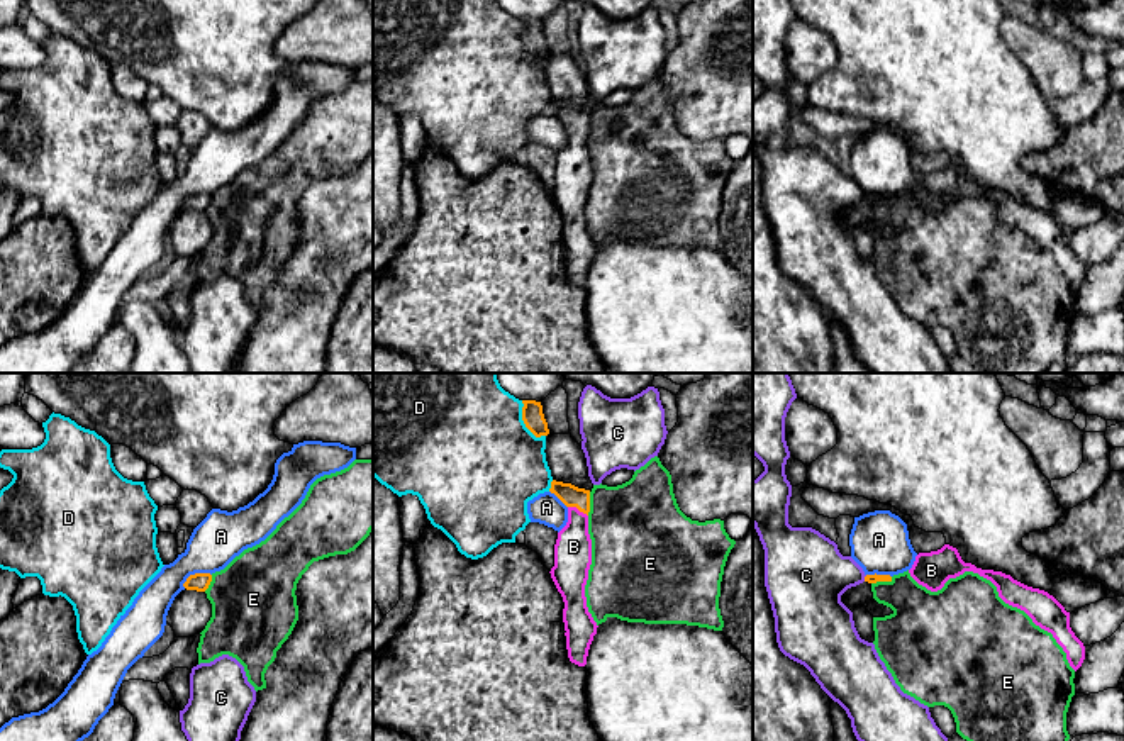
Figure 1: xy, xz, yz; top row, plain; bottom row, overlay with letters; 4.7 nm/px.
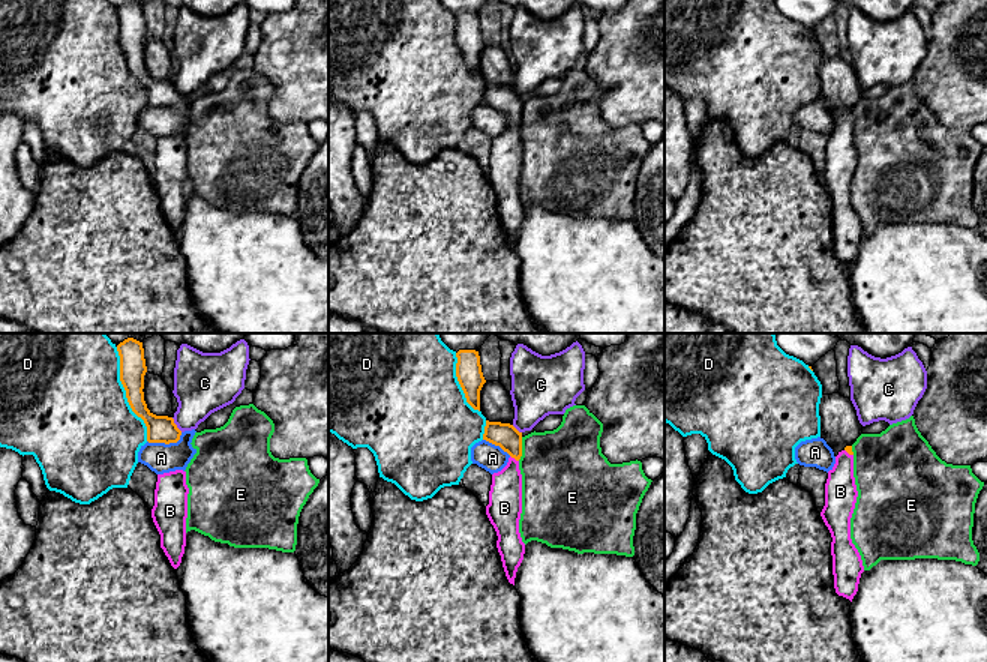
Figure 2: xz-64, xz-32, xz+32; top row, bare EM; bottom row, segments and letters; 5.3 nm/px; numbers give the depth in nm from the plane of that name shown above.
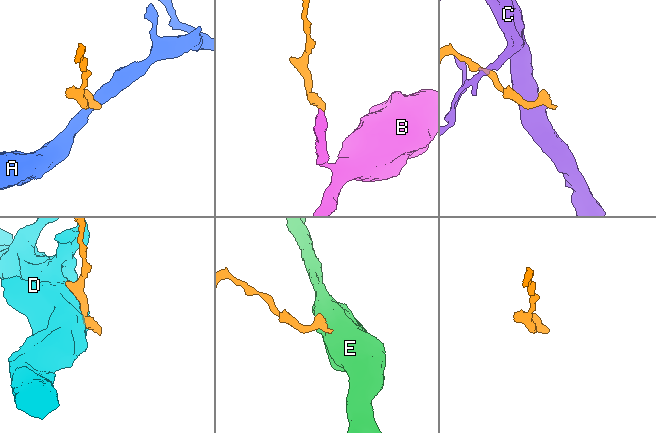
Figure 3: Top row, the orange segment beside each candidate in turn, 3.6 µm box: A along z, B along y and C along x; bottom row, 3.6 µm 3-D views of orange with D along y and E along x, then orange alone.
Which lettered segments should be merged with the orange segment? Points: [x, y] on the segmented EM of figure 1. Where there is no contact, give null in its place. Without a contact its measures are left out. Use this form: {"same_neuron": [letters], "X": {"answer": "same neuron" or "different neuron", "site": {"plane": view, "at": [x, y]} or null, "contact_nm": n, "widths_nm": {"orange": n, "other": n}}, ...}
{"same_neuron": ["B"], "A": {"answer": "different neuron", "site": {"plane": "xy", "at": [195, 573]}, "contact_nm": 160, "widths_nm": {"orange": 90, "other": 240}}, "B": {"answer": "same neuron", "site": {"plane": "xz", "at": [578, 509]}, "contact_nm": 110, "widths_nm": {"orange": 100, "other": 180}}, "C": {"answer": "different neuron", "site": {"plane": "yz", "at": [865, 579]}, "contact_nm": 40, "widths_nm": {"orange": 50, "other": 340}}, "D": {"answer": "different neuron", "site": {"plane": "xz", "at": [524, 423]}, "contact_nm": 200, "widths_nm": {"orange": 100, "other": 500}}, "E": {"answer": "different neuron", "site": {"plane": "yz", "at": [882, 580]}, "contact_nm": 110, "widths_nm": {"orange": 50, "other": 260}}}

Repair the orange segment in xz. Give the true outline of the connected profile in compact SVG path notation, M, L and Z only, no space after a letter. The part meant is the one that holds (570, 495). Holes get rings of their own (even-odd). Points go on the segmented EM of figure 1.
M553 480L549 492L568 507L568 522L558 532L554 566L549 573L565 602L563 622L568 658L571 663L585 666L598 627L588 612L585 597L592 565L592 539L588 534L590 490Z

